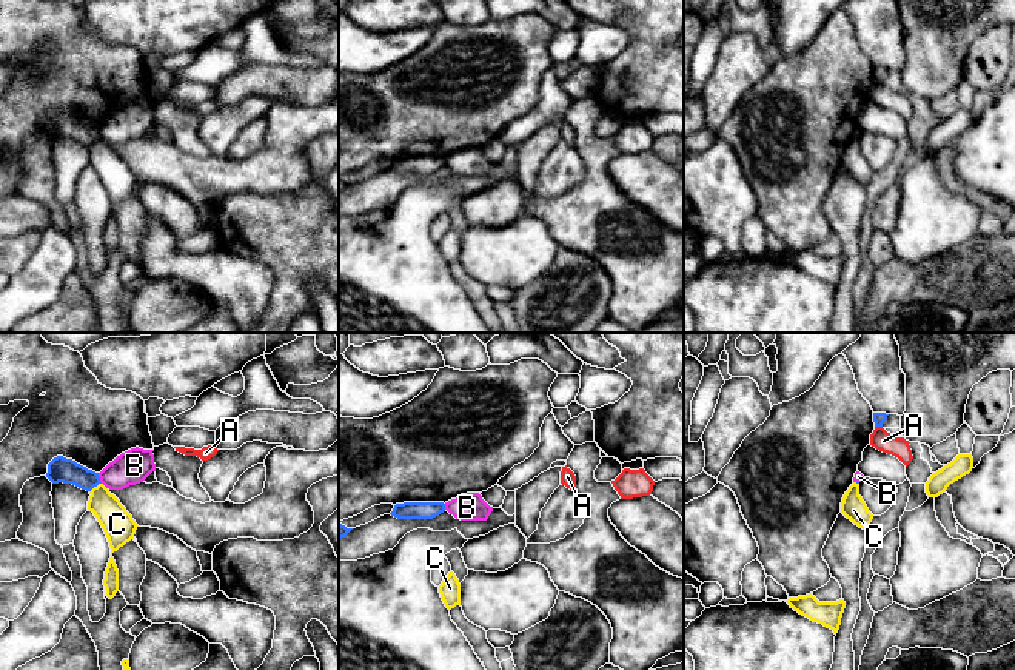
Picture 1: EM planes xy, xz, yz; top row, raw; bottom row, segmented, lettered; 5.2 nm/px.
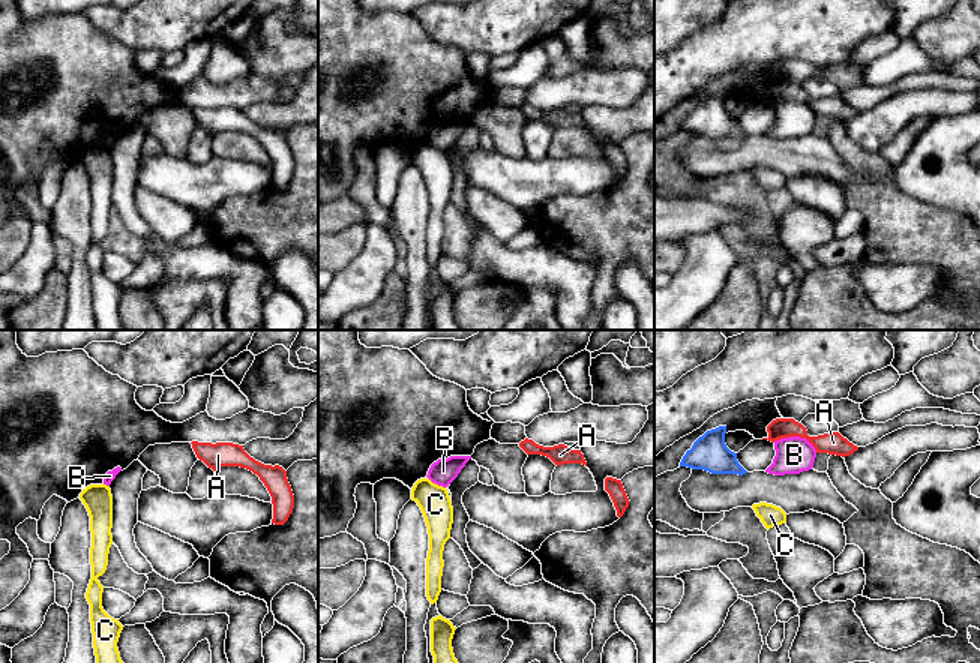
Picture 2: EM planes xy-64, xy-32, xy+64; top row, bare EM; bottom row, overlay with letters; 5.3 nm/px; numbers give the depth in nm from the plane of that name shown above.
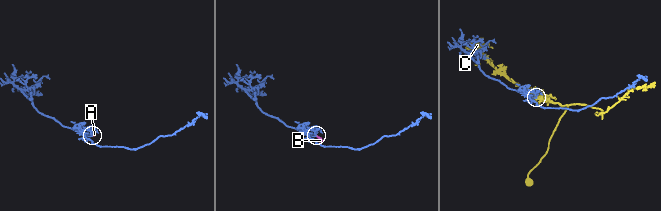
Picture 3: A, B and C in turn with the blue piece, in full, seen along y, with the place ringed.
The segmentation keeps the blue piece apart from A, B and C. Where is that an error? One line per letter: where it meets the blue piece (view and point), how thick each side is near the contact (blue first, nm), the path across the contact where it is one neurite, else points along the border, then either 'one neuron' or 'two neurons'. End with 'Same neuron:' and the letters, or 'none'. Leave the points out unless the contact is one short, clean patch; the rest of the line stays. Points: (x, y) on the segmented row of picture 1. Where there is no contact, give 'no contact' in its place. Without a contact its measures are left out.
A: contact yz (878, 425); calibres 60 and 110 nm; border yz (875, 425), (881, 427); two neurons
B: contact xy (99, 478); calibres 130 and 180 nm; border xy (97, 473), (102, 482); two neurons
C: contact xy (94, 485); calibres 130 and 160 nm; border xy (100, 482), (90, 492); two neurons
Same neuron: none

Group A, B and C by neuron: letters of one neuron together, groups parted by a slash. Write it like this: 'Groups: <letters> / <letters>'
Groups: A / B / C

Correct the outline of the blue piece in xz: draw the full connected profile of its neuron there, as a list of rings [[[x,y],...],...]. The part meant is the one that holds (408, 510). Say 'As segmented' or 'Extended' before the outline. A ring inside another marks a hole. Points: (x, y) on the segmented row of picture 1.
As segmented. [[[404,502],[396,504],[390,514],[397,519],[433,519],[444,511],[444,502]]]

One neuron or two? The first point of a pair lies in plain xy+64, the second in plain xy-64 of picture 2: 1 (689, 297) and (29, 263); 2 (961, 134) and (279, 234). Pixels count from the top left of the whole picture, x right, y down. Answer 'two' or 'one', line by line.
1: one
2: two

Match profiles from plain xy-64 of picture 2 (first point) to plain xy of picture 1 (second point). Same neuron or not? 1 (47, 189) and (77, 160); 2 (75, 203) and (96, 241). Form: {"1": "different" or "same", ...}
{"1": "same", "2": "same"}

